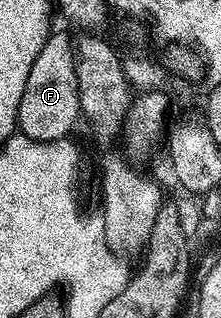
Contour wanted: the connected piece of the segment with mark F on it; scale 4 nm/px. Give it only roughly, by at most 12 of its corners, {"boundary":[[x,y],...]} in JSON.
{"boundary":[[52,32],[29,71],[16,126],[68,138],[79,112],[74,40]]}

